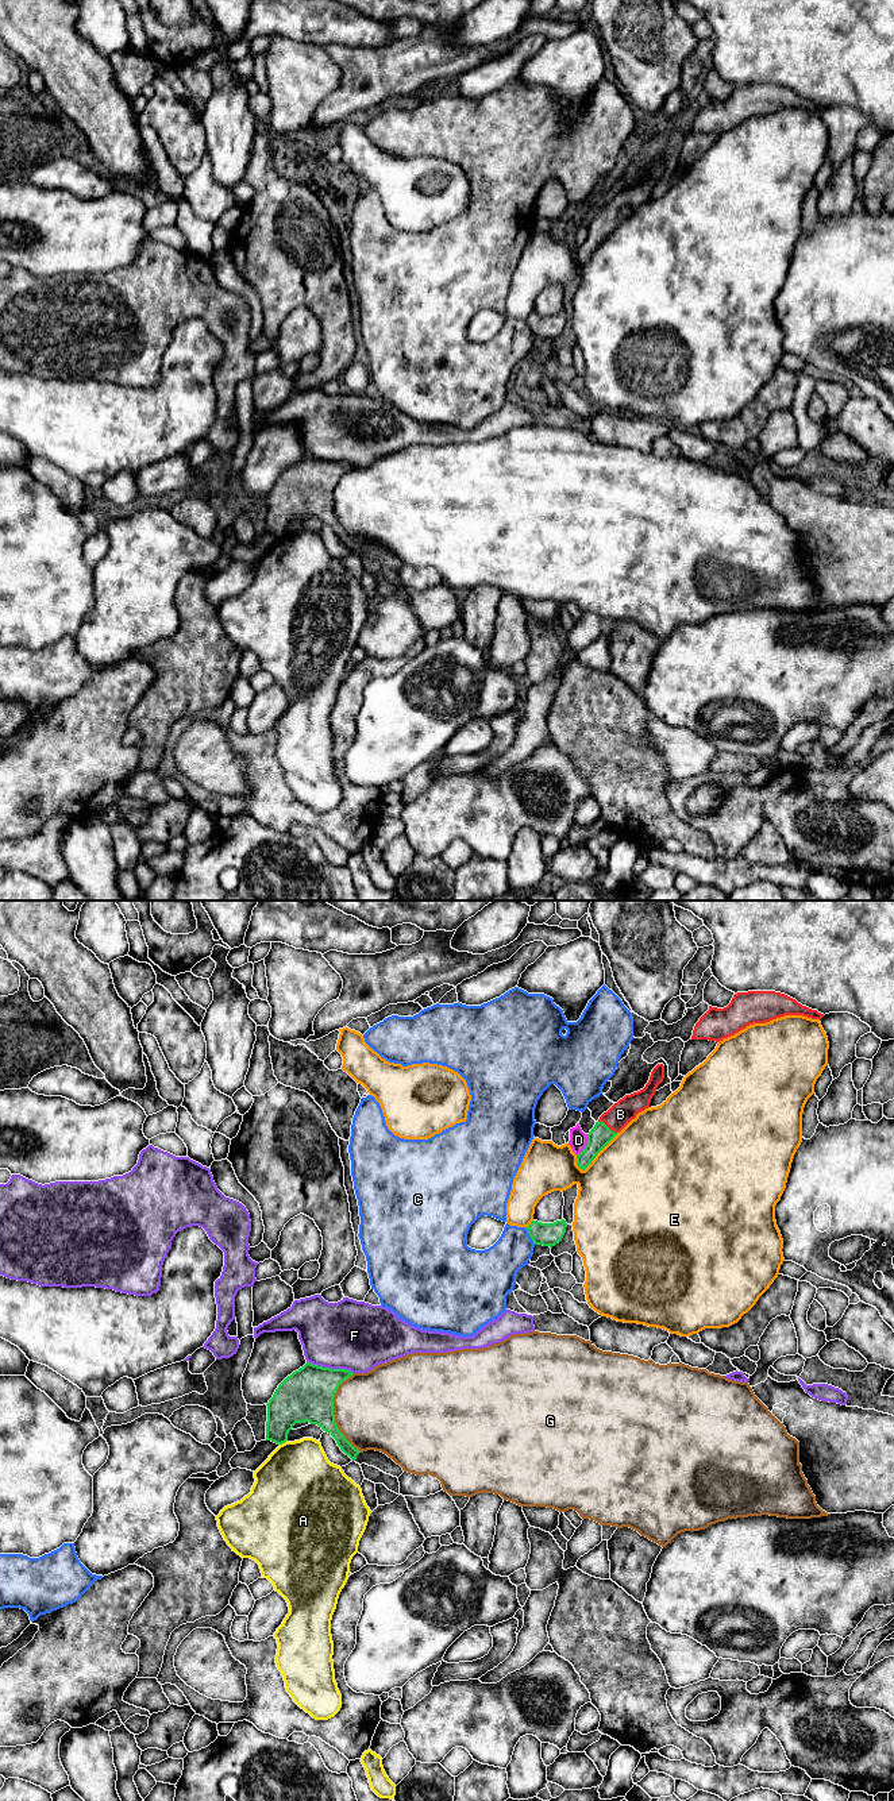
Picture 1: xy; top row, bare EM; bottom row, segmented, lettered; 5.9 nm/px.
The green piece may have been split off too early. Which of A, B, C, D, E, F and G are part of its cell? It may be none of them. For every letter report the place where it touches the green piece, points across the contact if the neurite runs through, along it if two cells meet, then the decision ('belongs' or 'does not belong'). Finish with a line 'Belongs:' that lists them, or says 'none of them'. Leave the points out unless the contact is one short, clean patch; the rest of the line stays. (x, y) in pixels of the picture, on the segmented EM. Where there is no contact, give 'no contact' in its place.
A: xy (282, 1442) | does not belong
B: xy (607, 1126) | across xy (600, 1136), (607, 1126), (620, 1114) | belongs
C: xy (530, 1235) | does not belong
D: xy (586, 1145) | does not belong
E: xy (596, 1154) | does not belong
F: xy (328, 1368) | does not belong
G: xy (332, 1412) | does not belong
Belongs: B

